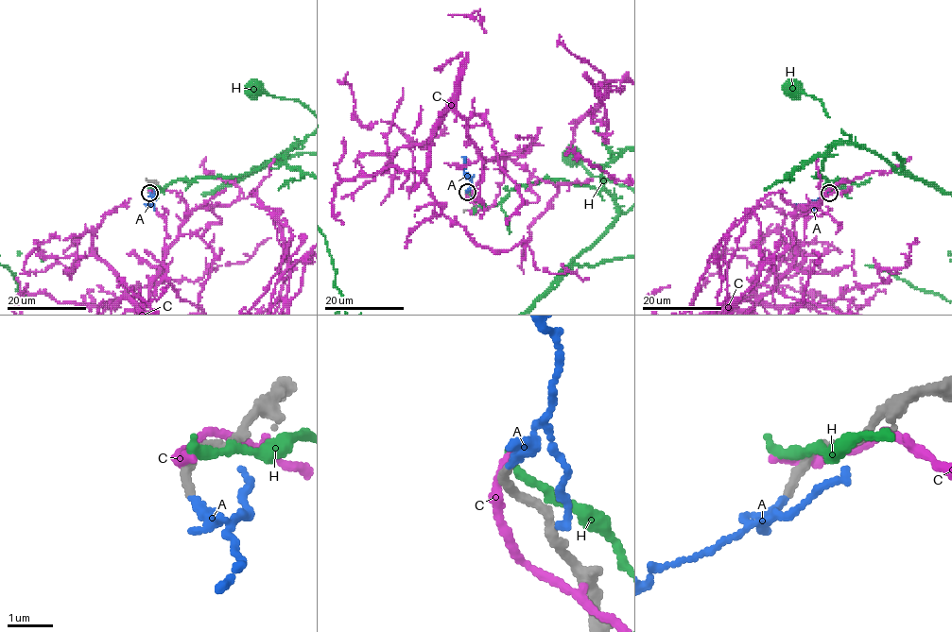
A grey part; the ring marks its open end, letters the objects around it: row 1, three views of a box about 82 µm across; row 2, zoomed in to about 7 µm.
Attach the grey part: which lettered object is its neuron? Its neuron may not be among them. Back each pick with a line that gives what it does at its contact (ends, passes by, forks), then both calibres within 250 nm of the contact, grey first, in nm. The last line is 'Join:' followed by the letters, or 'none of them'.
A: It ends there. Thickness 200 nm (grey) against 240 nm
Join: A

